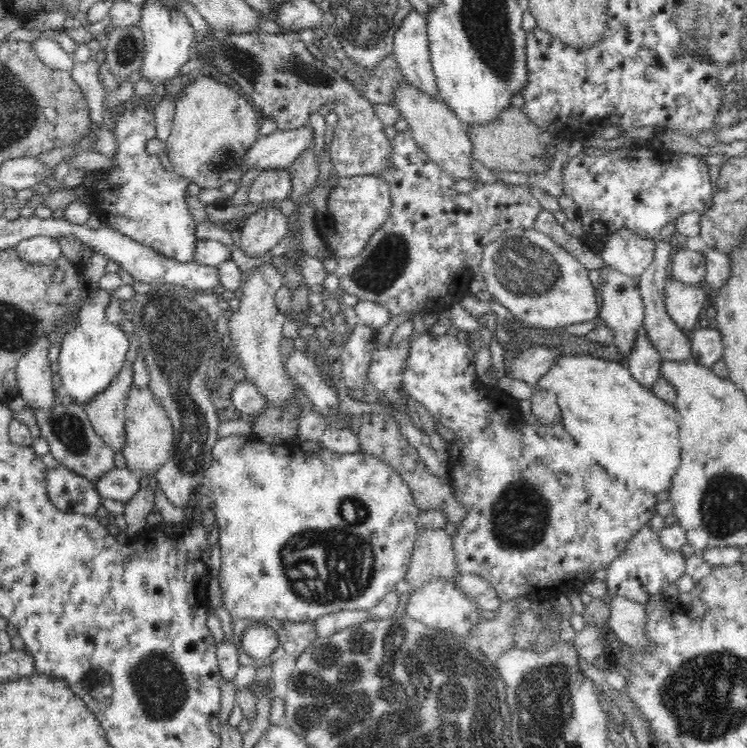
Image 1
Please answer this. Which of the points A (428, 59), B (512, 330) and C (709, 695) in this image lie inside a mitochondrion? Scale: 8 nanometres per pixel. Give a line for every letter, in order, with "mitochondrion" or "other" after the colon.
A: other
B: other
C: mitochondrion

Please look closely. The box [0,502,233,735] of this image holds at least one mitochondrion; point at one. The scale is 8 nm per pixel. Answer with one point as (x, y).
(157, 682)

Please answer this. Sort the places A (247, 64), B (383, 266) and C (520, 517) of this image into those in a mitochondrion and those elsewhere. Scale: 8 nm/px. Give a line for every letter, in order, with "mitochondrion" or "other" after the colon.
A: mitochondrion
B: mitochondrion
C: mitochondrion

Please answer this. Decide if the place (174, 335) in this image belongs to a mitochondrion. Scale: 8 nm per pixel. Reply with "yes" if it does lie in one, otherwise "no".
yes

